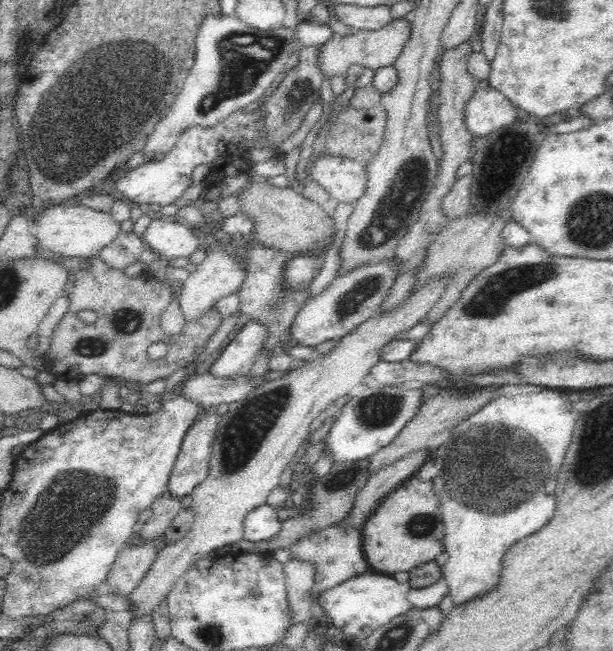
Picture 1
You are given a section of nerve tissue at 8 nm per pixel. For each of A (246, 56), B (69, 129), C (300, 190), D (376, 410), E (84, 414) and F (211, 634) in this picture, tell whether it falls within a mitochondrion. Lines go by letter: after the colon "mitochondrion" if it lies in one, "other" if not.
A: mitochondrion
B: mitochondrion
C: other
D: mitochondrion
E: other
F: mitochondrion

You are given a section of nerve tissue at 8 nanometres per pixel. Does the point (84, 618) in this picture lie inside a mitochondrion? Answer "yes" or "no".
yes

